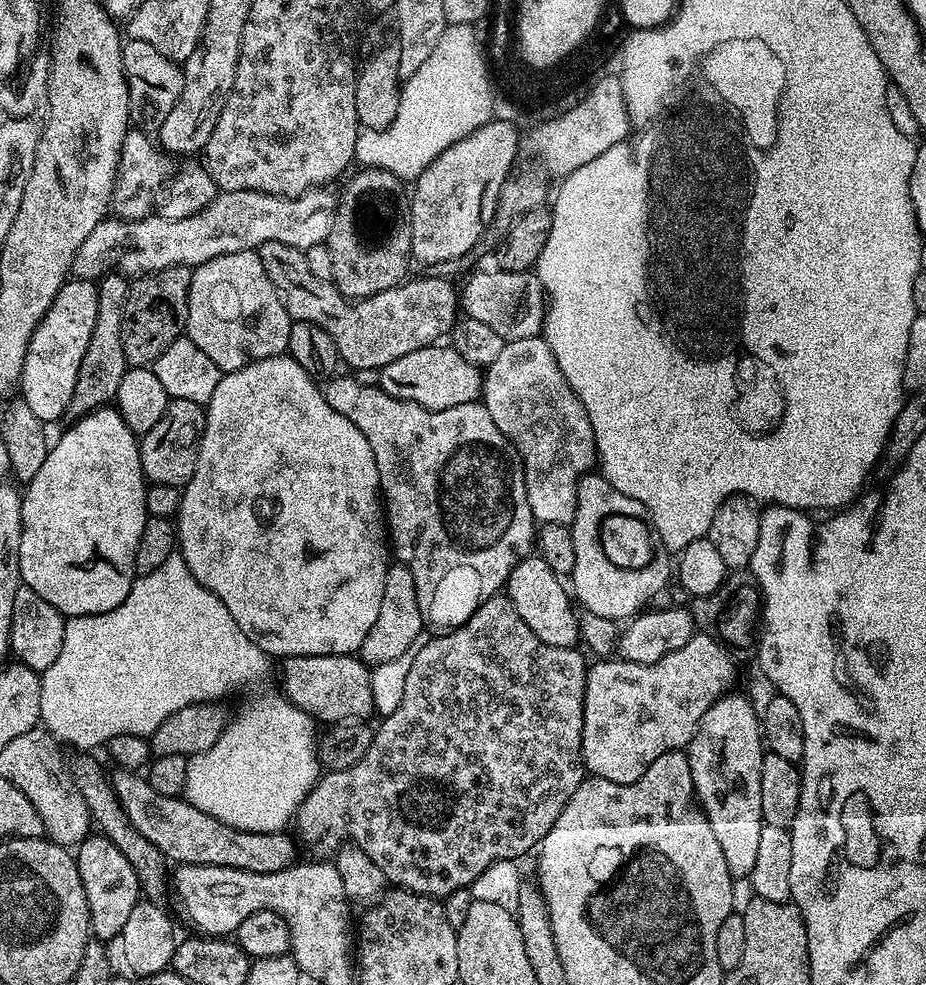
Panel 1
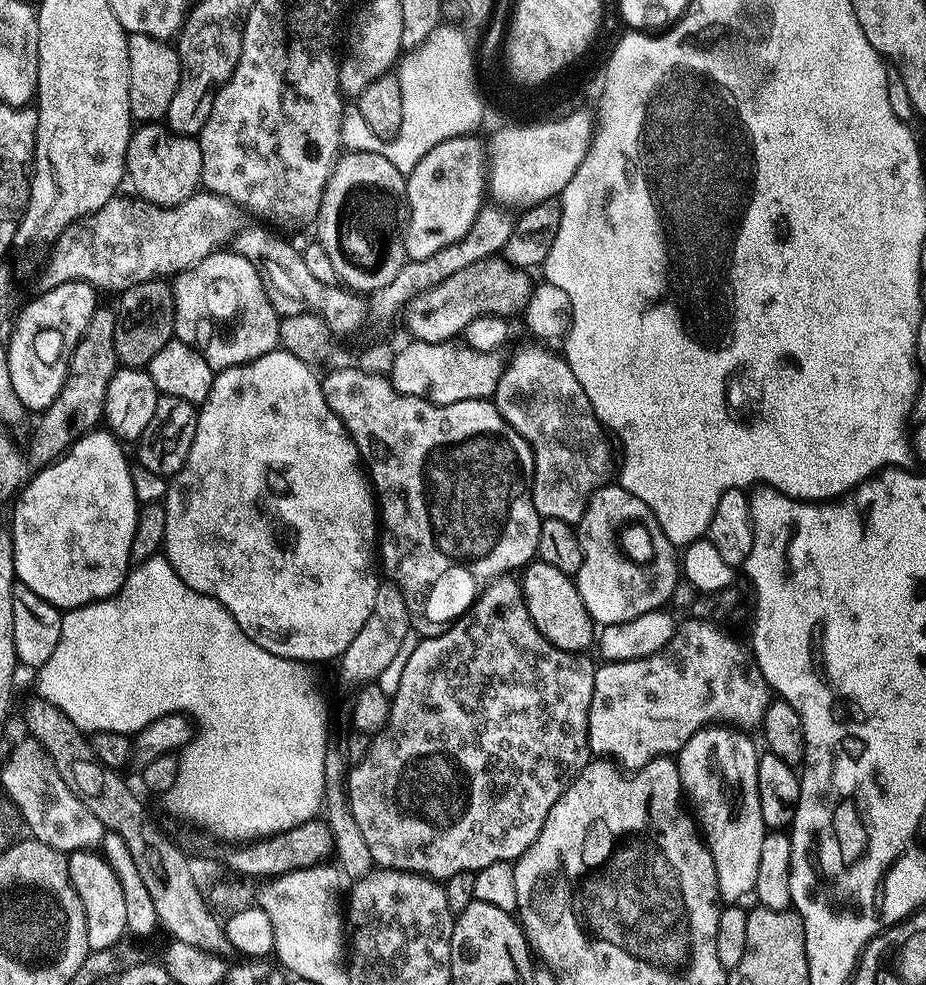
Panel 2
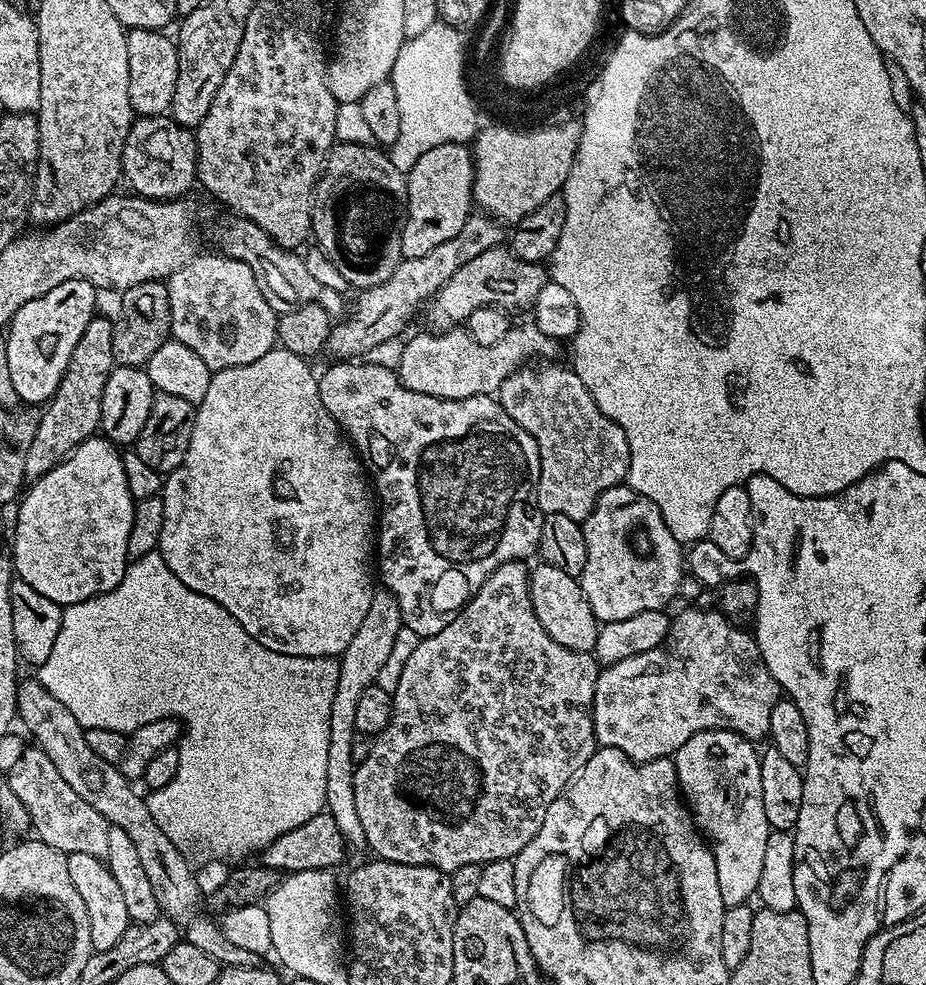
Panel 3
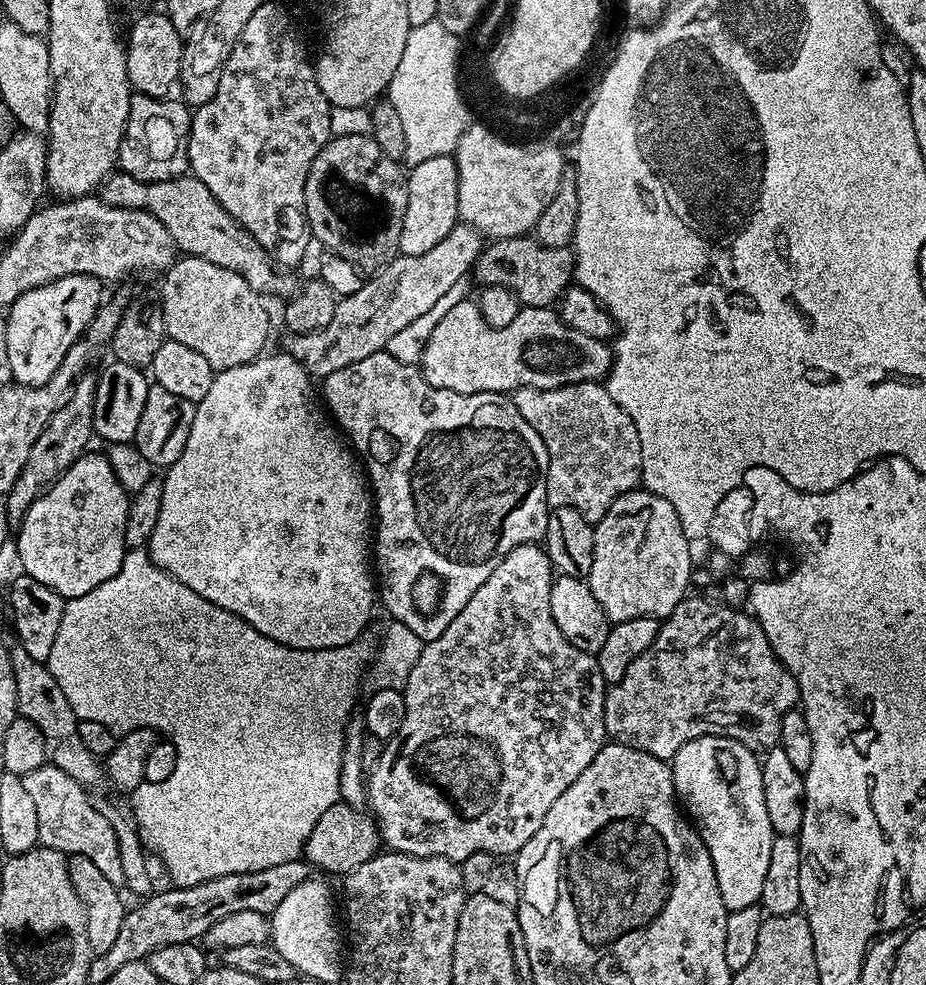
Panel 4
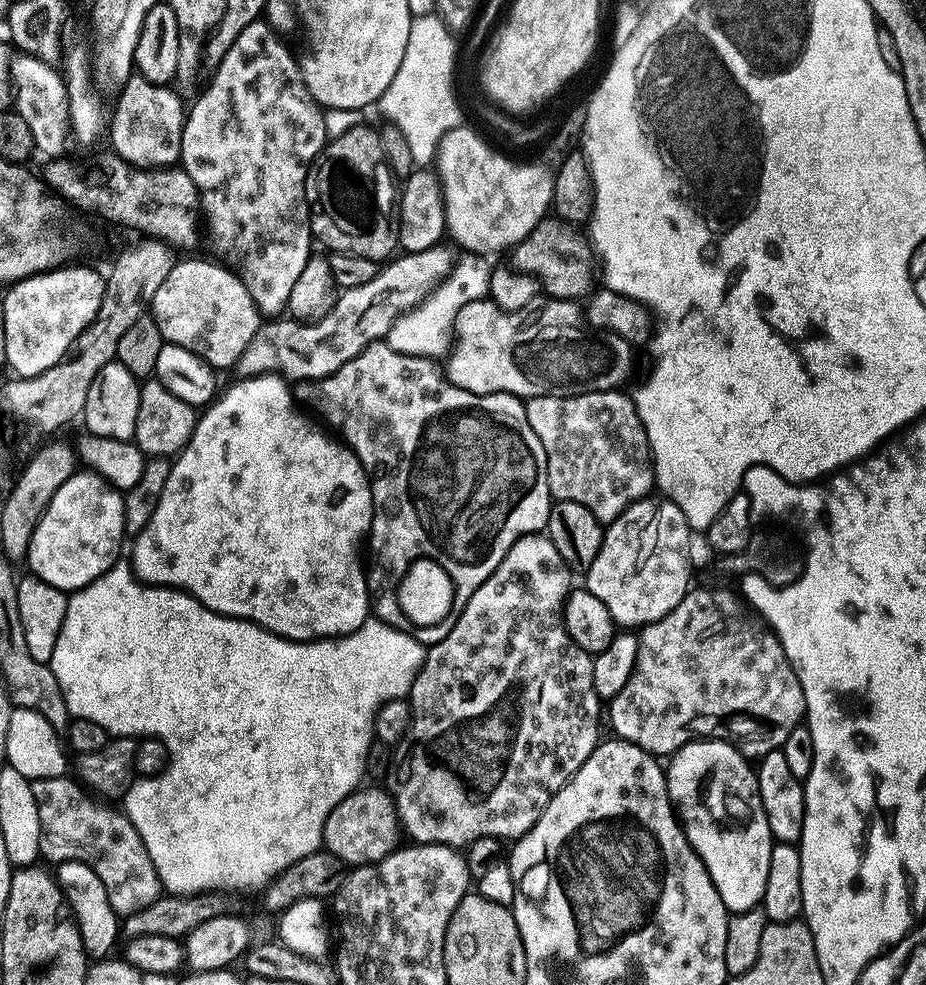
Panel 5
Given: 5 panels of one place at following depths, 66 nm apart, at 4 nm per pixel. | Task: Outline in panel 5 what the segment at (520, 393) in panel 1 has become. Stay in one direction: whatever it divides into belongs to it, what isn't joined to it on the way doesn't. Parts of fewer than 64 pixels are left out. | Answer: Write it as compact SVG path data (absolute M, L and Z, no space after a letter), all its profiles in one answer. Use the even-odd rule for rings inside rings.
M623 391L583 392L577 396L530 396L524 409L526 418L546 450L548 485L553 501L565 500L586 506L607 526L631 506L634 501L645 499L653 491L652 451L646 438L646 430L632 405L631 395Z

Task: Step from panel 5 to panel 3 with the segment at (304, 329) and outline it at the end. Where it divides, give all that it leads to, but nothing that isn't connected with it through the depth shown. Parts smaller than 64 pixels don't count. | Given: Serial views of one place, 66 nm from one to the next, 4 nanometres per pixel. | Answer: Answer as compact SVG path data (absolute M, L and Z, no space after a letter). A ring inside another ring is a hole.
M473 214L454 238L442 242L422 258L401 259L398 269L394 270L390 278L359 293L360 304L354 317L345 317L333 325L332 332L328 335L327 353L338 360L356 360L365 357L375 346L397 339L420 302L427 303L471 259L503 243L502 238L504 236L505 239L506 234L503 234L501 228L503 227L493 217Z

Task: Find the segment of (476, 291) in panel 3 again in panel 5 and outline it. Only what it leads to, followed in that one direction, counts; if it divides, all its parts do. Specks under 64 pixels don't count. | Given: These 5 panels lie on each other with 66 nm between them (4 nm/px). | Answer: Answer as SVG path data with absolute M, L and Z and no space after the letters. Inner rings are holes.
M559 219L541 220L538 227L526 239L511 249L510 256L512 256L511 267L523 276L532 277L542 289L543 295L545 292L545 297L579 301L587 297L593 287L594 253L591 243L583 231Z

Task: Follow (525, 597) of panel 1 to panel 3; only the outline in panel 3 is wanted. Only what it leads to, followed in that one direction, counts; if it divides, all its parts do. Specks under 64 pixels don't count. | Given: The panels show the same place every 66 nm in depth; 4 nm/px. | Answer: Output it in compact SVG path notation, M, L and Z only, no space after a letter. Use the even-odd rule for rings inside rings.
M543 562L531 569L528 578L528 589L532 599L534 614L538 614L538 622L558 642L558 646L566 646L566 650L595 653L601 621L596 619L594 610L582 590L577 577L566 574L566 570L558 570L558 566L550 566Z

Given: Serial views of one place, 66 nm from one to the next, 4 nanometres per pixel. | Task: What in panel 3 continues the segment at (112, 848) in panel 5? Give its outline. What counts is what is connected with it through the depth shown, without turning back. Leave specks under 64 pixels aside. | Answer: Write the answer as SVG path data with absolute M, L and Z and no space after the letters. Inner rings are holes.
M35 746L25 747L16 768L7 773L6 783L26 806L35 839L46 842L46 846L54 846L54 850L106 856L108 821L90 806L90 802L82 802L82 798L74 794L74 789L62 779L62 774L58 774L54 762L46 758L43 750Z

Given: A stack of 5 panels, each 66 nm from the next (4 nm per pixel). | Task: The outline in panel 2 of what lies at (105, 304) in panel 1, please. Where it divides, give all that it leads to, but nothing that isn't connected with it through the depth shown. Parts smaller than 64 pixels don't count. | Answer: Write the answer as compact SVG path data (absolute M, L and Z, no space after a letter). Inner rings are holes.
M97 305L90 322L82 338L71 355L68 373L64 379L62 390L58 398L49 408L44 409L39 417L40 425L33 430L32 445L29 446L27 457L36 463L36 466L47 466L53 460L59 460L65 452L71 448L75 440L85 436L97 427L96 423L104 420L104 403L106 402L106 390L110 386L110 378L120 367L117 358L117 350L114 347L114 326L117 313L115 309Z

